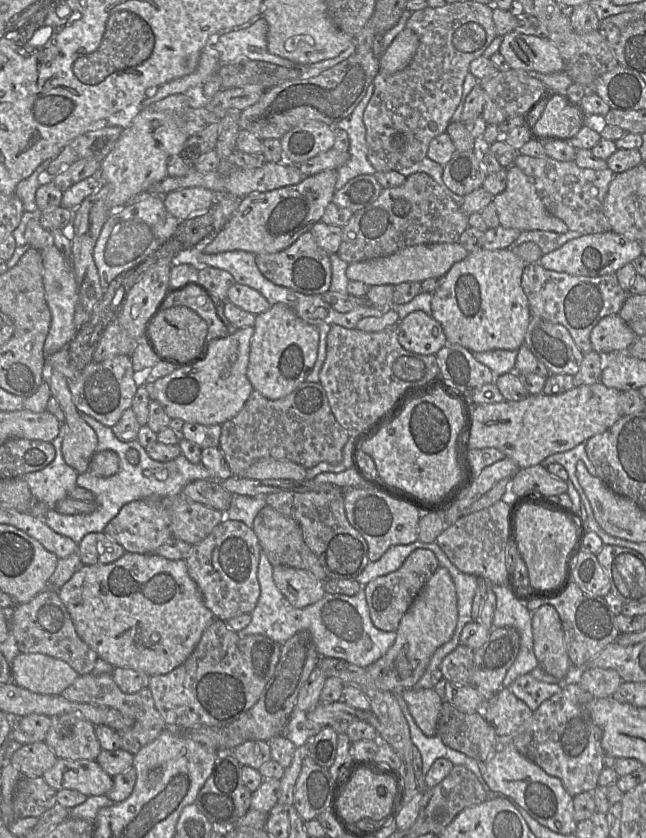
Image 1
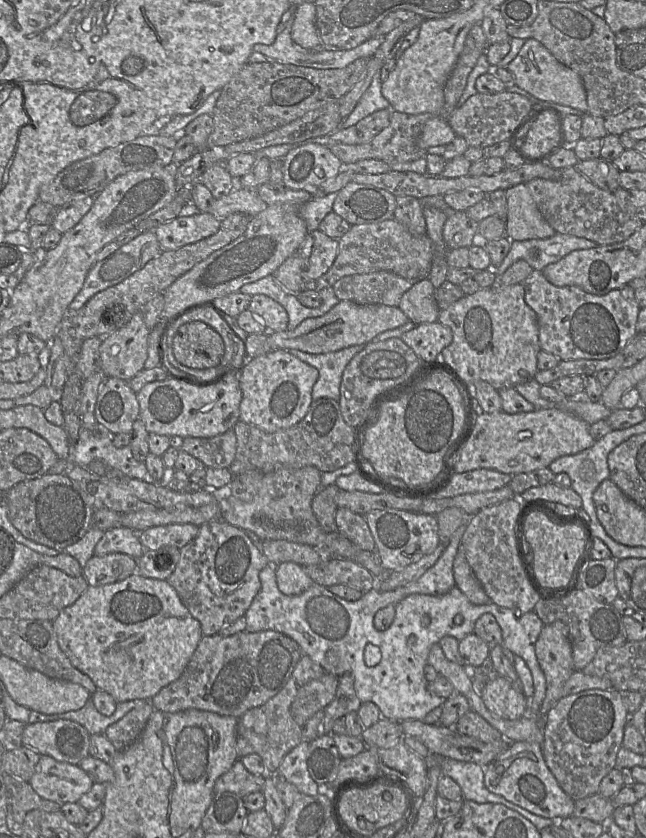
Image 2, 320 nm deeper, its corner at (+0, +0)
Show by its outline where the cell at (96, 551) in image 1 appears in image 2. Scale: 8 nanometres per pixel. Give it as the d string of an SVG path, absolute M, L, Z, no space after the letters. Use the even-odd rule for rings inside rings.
M123 553L93 555L83 567L82 575L89 586L112 584L136 573L137 560Z

